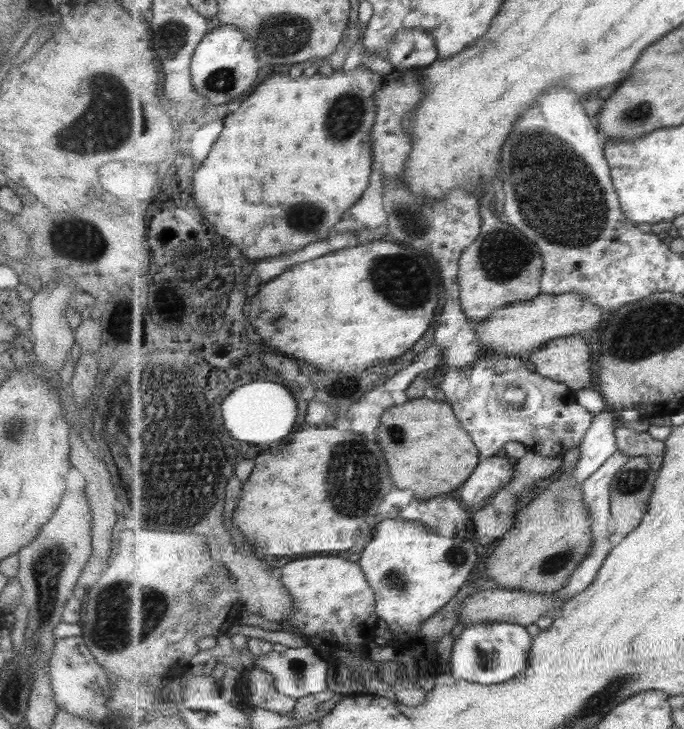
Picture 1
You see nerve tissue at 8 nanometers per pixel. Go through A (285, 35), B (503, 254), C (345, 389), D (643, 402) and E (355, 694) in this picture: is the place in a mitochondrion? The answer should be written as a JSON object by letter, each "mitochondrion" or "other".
{"A":"mitochondrion","B":"mitochondrion","C":"other","D":"other","E":"other"}

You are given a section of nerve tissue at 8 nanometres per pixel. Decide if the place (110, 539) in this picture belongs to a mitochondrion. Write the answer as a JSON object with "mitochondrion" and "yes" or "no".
{"mitochondrion":"no"}

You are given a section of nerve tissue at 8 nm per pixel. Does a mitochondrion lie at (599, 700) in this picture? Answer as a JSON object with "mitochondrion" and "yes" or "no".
{"mitochondrion":"yes"}

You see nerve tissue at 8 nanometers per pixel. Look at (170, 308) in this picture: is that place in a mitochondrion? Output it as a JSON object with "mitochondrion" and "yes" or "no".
{"mitochondrion":"no"}

